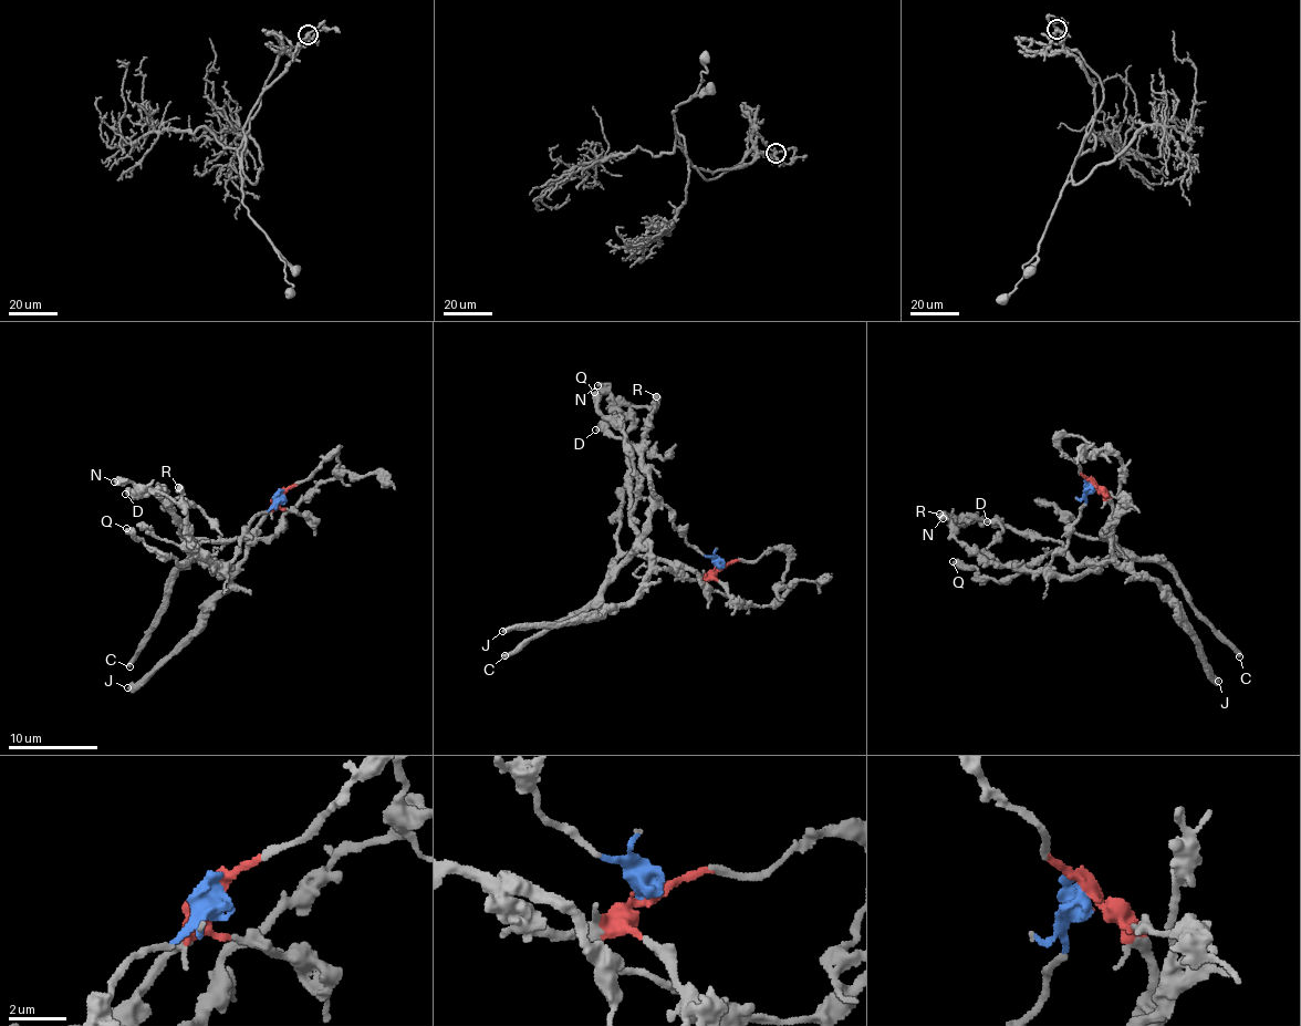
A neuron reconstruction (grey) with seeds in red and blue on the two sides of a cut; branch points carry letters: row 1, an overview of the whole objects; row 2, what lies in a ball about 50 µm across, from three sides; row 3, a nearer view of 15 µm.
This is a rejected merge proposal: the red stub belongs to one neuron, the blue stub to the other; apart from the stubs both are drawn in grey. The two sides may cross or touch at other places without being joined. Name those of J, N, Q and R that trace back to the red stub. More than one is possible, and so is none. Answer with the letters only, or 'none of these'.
J, Q

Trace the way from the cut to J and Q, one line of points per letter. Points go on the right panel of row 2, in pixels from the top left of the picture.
J: (1092, 485), (1110, 503), (1114, 557), (1138, 574), (1151, 577), (1183, 614), (1199, 644), (1206, 671), (1219, 682)
Q: (1092, 485), (1111, 507), (1110, 560), (1076, 565), (1063, 550), (997, 581), (953, 561)

